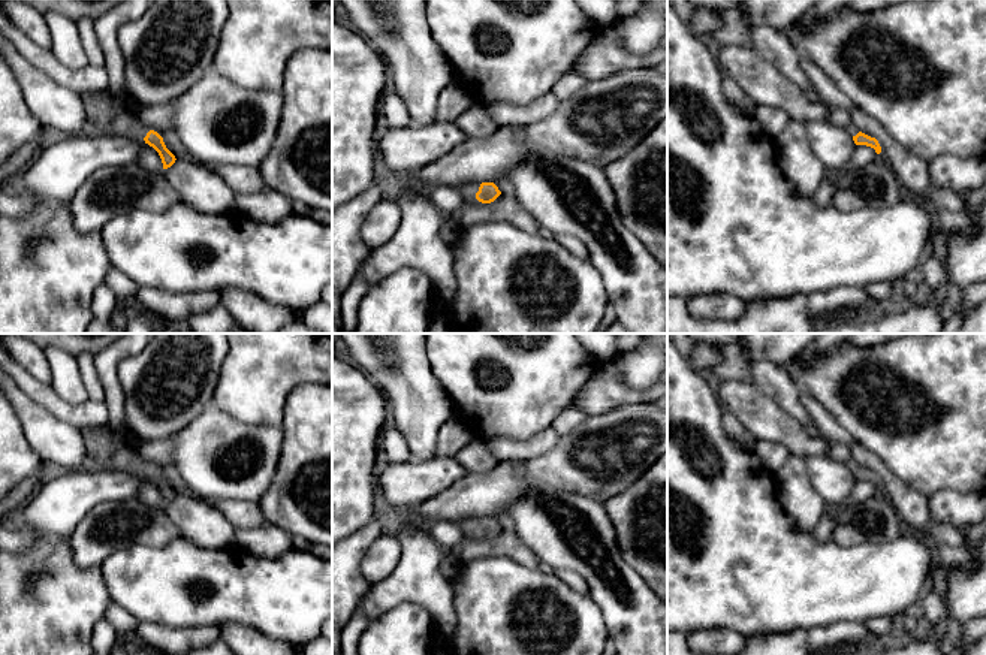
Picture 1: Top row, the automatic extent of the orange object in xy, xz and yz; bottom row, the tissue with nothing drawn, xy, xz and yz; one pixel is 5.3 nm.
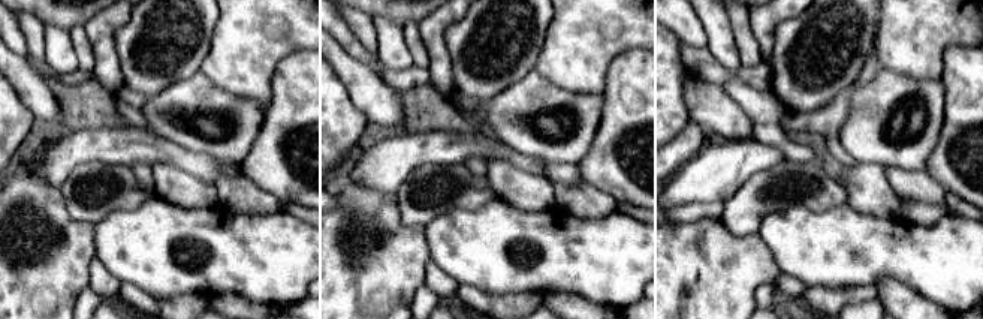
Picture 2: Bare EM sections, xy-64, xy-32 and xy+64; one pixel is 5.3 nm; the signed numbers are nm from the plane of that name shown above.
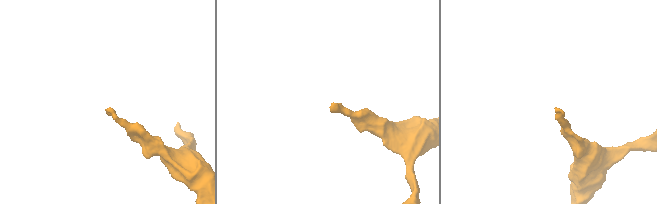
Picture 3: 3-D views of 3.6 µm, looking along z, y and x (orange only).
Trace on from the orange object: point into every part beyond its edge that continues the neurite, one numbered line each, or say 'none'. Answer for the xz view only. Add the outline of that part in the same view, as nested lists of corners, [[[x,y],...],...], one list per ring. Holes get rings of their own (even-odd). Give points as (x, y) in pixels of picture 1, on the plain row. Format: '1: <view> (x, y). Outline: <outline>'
1: xz (469, 525). Outline: [[[473,517],[473,519],[467,519],[467,520],[461,520],[456,525],[465,531],[465,532],[473,532],[476,531],[476,528],[479,526],[480,517]]]

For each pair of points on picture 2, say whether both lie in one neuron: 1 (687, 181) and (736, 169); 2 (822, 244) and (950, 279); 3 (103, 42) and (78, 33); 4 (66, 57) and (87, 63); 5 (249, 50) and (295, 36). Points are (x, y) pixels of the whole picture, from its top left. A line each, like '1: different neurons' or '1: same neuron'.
1: same neuron
2: same neuron
3: different neurons
4: different neurons
5: same neuron

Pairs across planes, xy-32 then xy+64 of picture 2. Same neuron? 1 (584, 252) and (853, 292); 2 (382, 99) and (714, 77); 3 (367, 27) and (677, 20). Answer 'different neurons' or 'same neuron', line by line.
1: different neurons
2: different neurons
3: same neuron

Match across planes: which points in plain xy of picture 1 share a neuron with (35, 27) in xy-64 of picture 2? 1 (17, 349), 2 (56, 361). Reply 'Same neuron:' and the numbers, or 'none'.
Same neuron: 1

